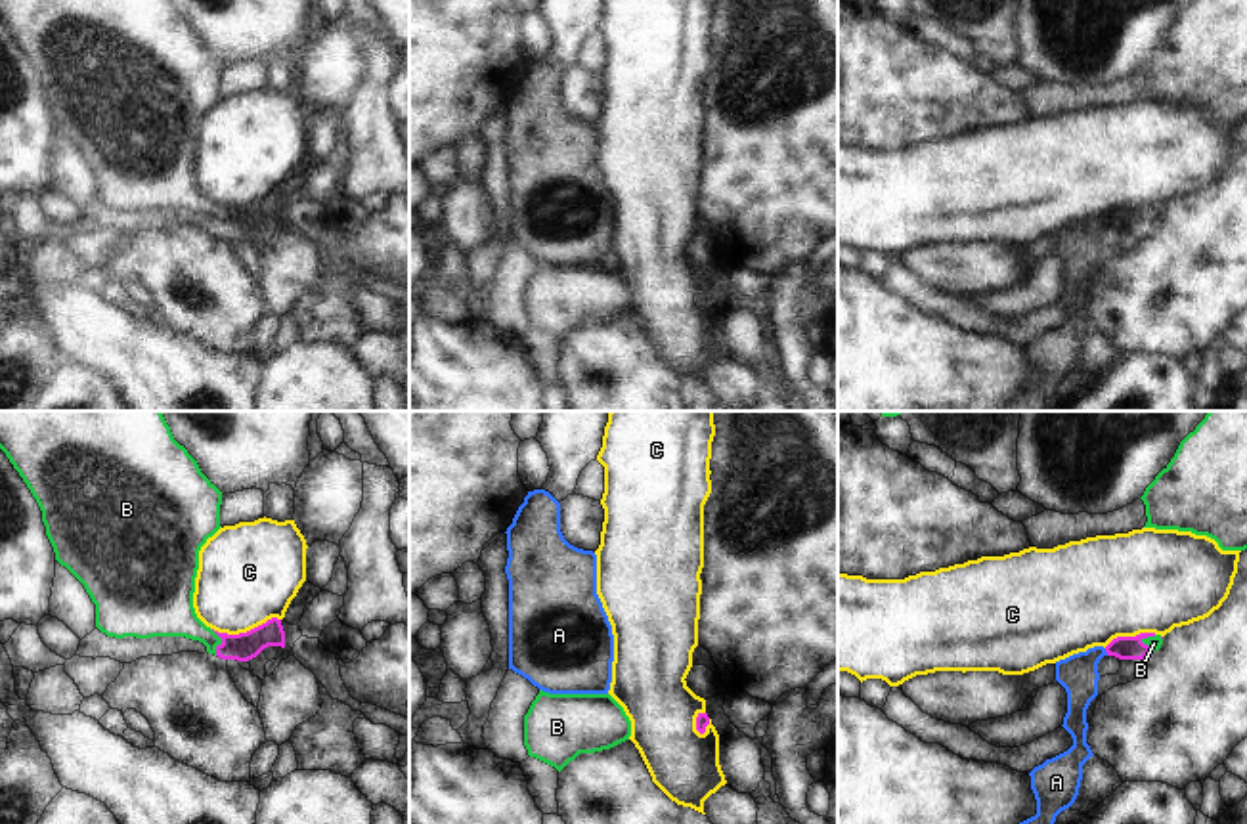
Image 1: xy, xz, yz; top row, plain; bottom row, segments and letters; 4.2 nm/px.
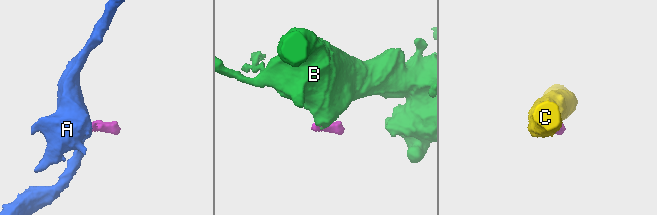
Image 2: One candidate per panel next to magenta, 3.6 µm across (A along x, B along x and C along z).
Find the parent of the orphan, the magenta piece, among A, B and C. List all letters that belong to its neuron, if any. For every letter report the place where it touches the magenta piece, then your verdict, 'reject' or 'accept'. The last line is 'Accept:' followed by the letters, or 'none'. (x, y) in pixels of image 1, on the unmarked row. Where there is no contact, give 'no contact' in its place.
A: yz (1106, 222) | reject
B: yz (1140, 213) | accept
C: xy (247, 203) | reject
Accept: B

